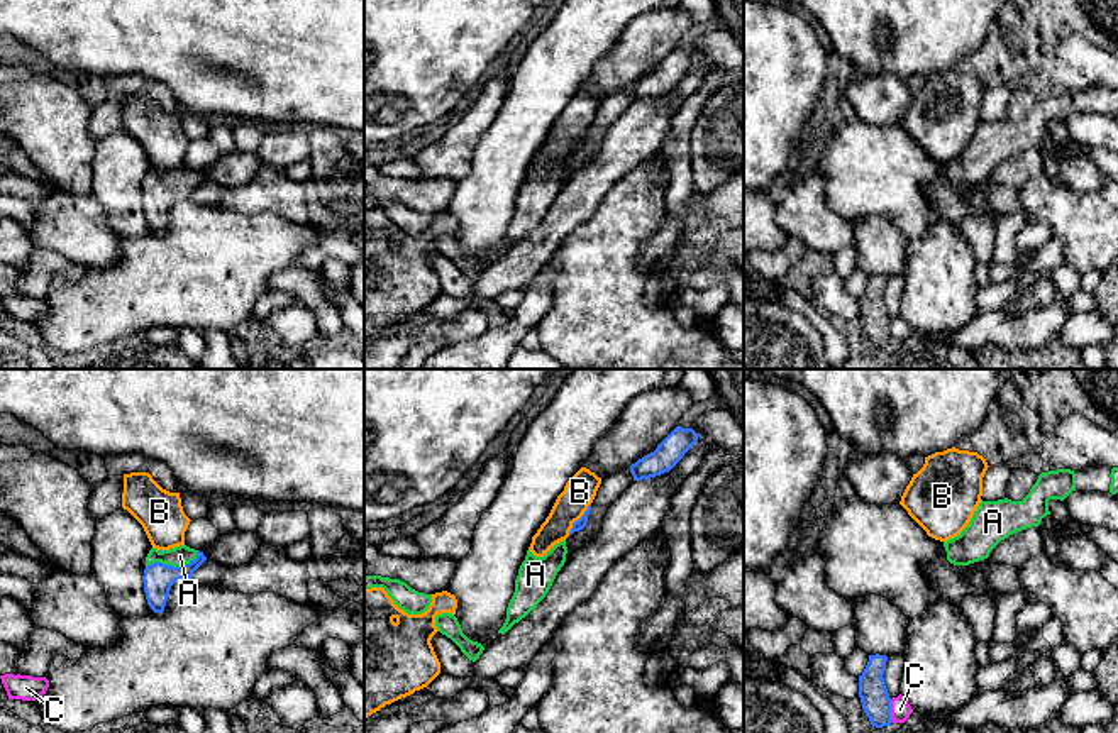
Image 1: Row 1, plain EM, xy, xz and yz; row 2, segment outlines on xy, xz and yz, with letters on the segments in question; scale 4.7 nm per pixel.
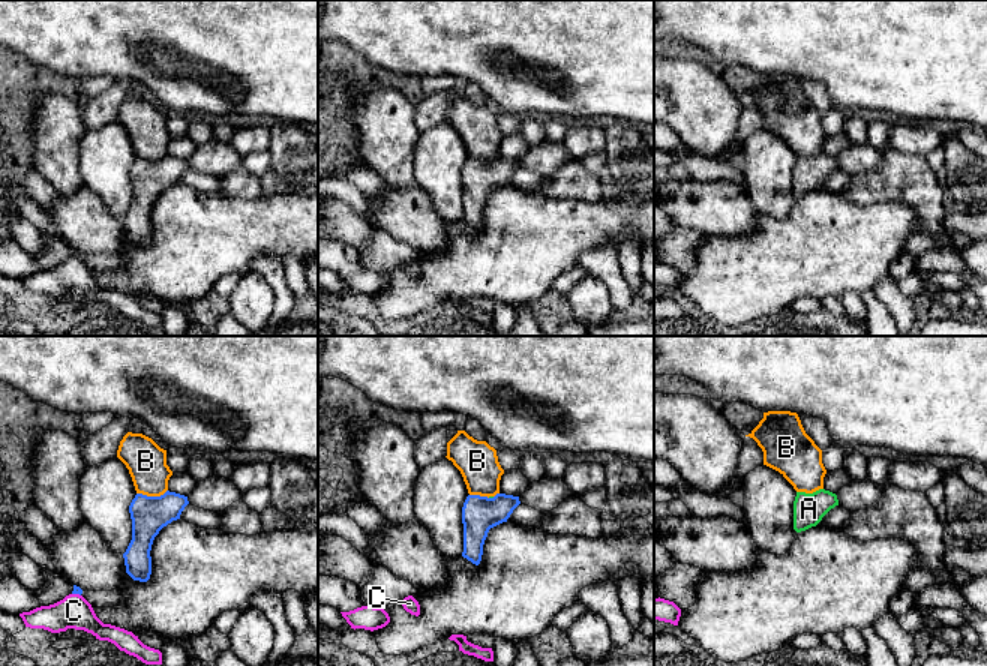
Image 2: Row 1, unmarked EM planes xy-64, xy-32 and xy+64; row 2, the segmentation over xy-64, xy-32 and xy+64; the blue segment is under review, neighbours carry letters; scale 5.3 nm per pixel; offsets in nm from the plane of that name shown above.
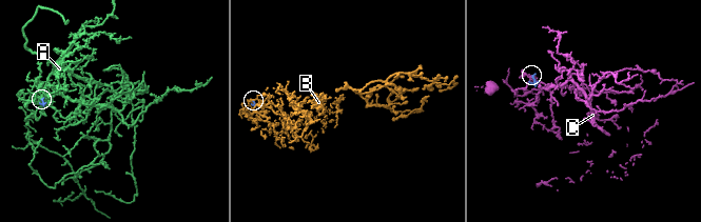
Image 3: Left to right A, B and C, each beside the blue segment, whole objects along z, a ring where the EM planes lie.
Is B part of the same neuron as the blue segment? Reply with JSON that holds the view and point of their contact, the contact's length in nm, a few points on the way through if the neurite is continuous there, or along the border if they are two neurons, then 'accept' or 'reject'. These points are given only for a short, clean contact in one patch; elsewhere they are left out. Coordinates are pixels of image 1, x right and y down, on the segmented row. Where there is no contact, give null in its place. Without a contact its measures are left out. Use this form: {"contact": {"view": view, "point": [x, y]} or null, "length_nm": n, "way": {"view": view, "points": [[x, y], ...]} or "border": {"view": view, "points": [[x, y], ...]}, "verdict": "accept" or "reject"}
{"contact": {"view": "xz", "point": [580, 518]}, "length_nm": 190, "border": {"view": "xz", "points": [[590, 503], [568, 534]]}, "verdict": "reject"}

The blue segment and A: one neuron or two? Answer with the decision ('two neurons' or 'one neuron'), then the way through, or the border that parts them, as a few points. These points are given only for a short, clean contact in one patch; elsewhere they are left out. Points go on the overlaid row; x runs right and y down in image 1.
one neuron | across xy (158, 578), (171, 566), (180, 556)

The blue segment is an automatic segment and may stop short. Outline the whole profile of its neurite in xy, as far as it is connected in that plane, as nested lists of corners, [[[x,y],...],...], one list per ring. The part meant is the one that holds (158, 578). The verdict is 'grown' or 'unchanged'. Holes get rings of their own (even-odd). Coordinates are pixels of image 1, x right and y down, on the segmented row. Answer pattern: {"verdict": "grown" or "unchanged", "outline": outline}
{"verdict": "grown", "outline": [[[180,545],[159,552],[151,548],[146,557],[144,592],[149,608],[163,613],[171,586],[180,579],[191,579],[193,572],[207,560],[203,552]]]}

